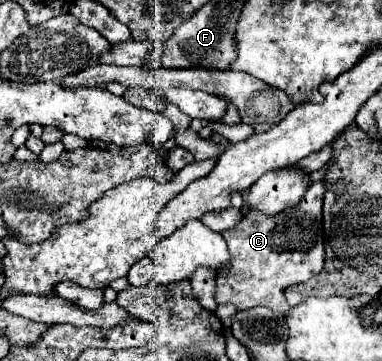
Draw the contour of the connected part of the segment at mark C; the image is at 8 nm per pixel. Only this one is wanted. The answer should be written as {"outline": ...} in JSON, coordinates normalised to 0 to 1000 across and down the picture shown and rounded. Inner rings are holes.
{"outline":[[[835,501],[804,524],[777,573],[741,584],[715,607],[694,607],[662,579],[647,584],[615,634],[584,645],[599,679],[605,734],[568,751],[563,834],[573,845],[605,839],[626,861],[688,845],[715,861],[746,867],[757,856],[746,801],[757,789],[777,789],[825,767],[846,745],[851,657],[840,634],[840,568],[846,518]]]}

